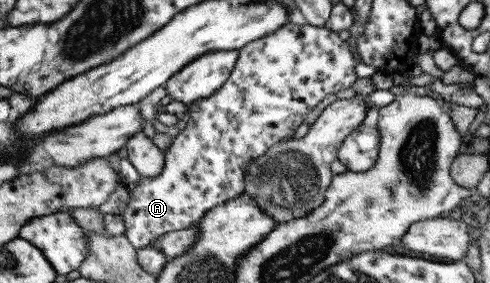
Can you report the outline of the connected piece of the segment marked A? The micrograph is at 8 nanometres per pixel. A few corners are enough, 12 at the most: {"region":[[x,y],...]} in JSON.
{"region":[[288,22],[190,103],[165,168],[129,191],[137,250],[245,189],[355,56]]}

